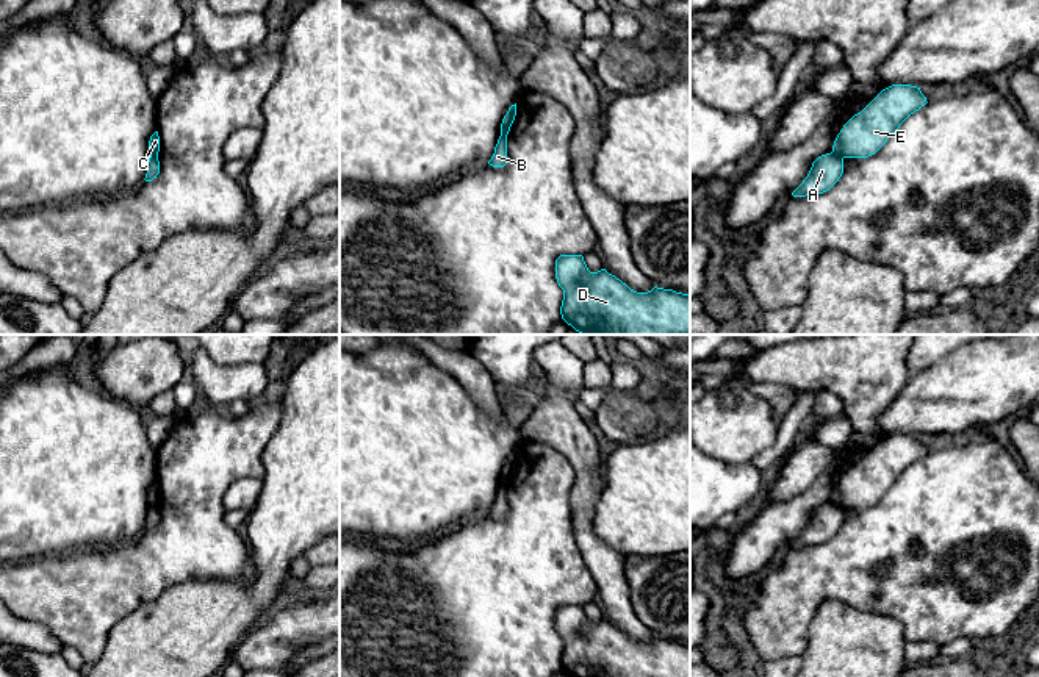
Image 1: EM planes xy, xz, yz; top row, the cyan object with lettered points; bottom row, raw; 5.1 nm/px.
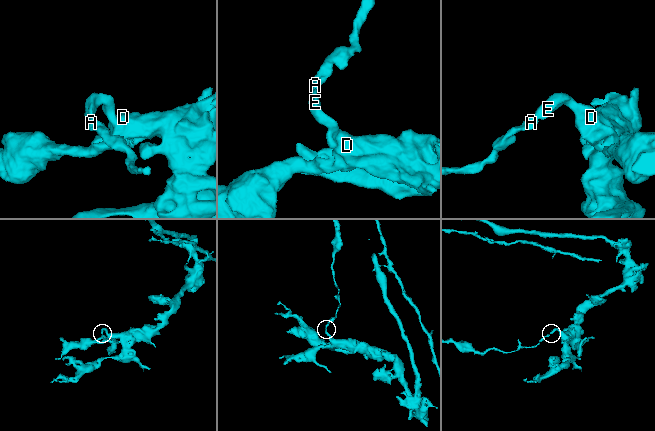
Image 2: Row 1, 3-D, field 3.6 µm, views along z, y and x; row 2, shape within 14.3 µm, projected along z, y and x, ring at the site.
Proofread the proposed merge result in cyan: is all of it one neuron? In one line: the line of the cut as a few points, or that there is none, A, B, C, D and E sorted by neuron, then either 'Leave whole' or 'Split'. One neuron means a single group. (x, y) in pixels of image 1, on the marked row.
Split along yz (833, 150), (842, 158). Groups: A / B C D E. Split

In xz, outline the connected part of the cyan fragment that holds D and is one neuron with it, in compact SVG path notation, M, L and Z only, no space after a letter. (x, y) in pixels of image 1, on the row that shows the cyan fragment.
M560 255L555 260L555 278L563 289L562 319L581 335L690 335L690 294L657 286L637 292L606 269L590 272L582 255Z

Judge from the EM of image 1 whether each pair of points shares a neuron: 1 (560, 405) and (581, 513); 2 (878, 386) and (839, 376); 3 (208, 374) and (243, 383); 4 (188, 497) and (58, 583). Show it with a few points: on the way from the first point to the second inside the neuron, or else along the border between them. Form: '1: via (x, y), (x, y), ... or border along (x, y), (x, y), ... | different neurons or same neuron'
1: via (567, 432), (579, 446), (584, 458), (584, 487) | same neuron
2: via (869, 377), (848, 376) | same neuron
3: via (216, 382), (235, 383) | same neuron
4: via (166, 533), (122, 577), (110, 583), (94, 583) | same neuron

